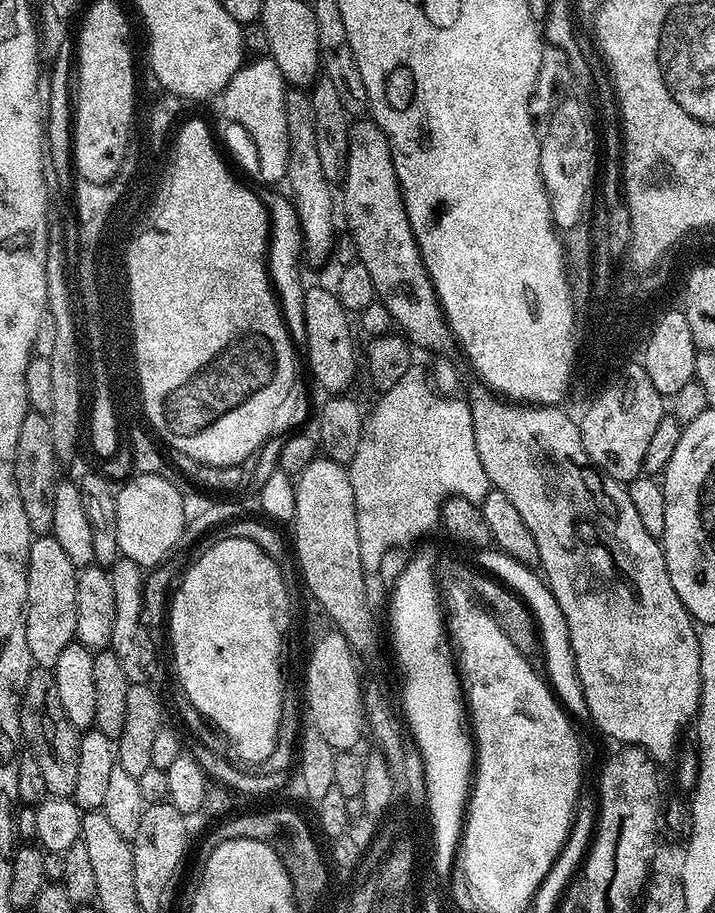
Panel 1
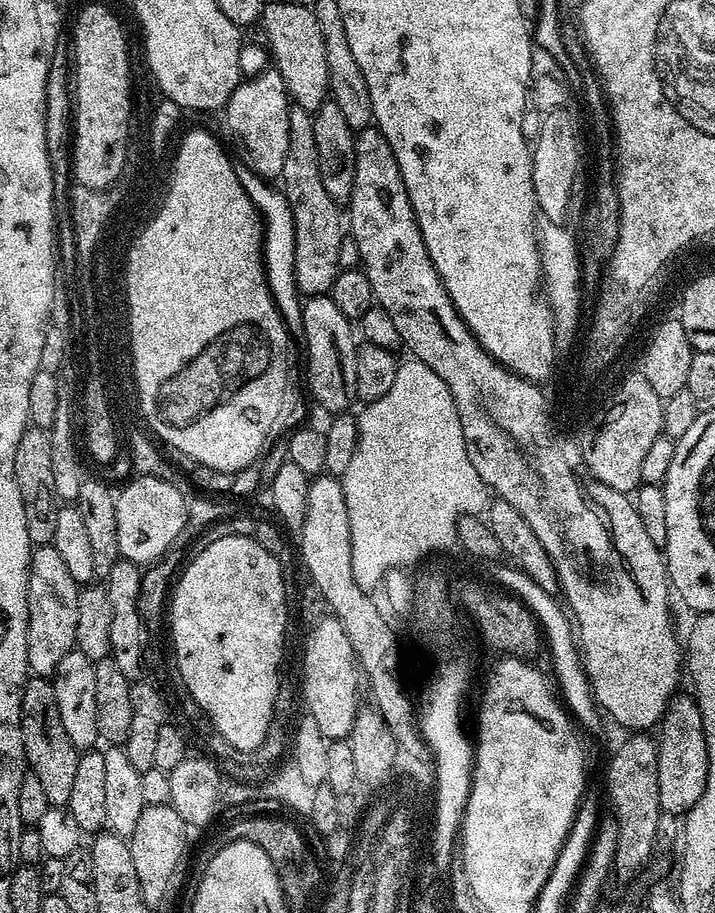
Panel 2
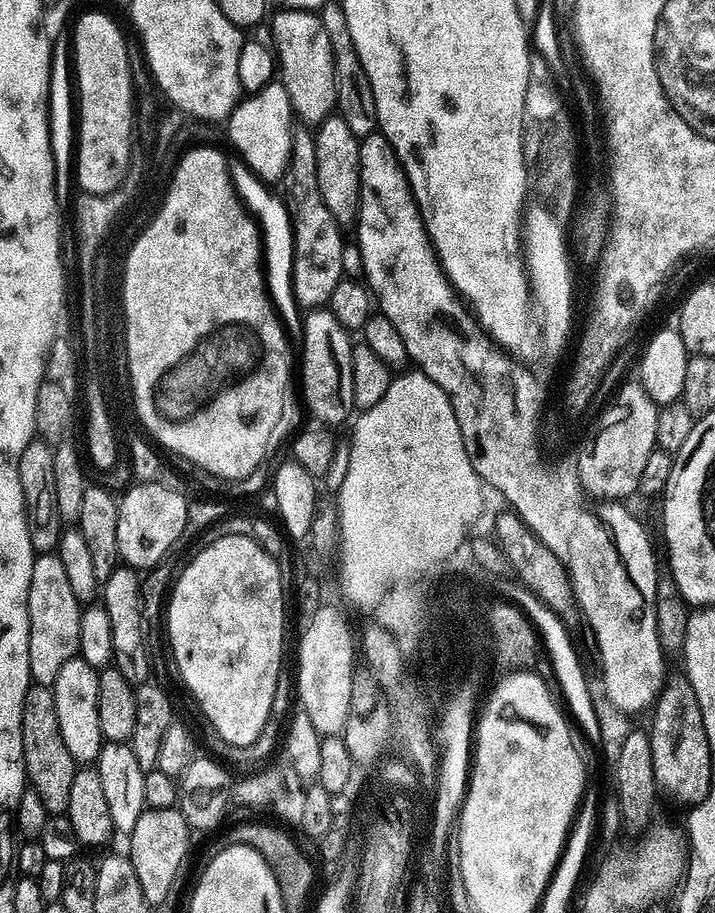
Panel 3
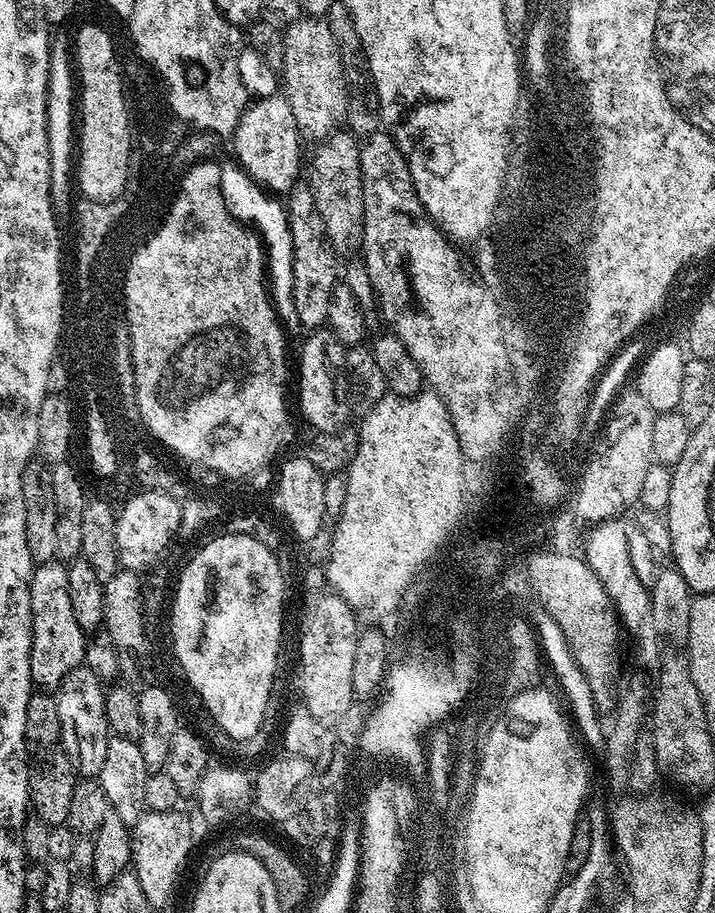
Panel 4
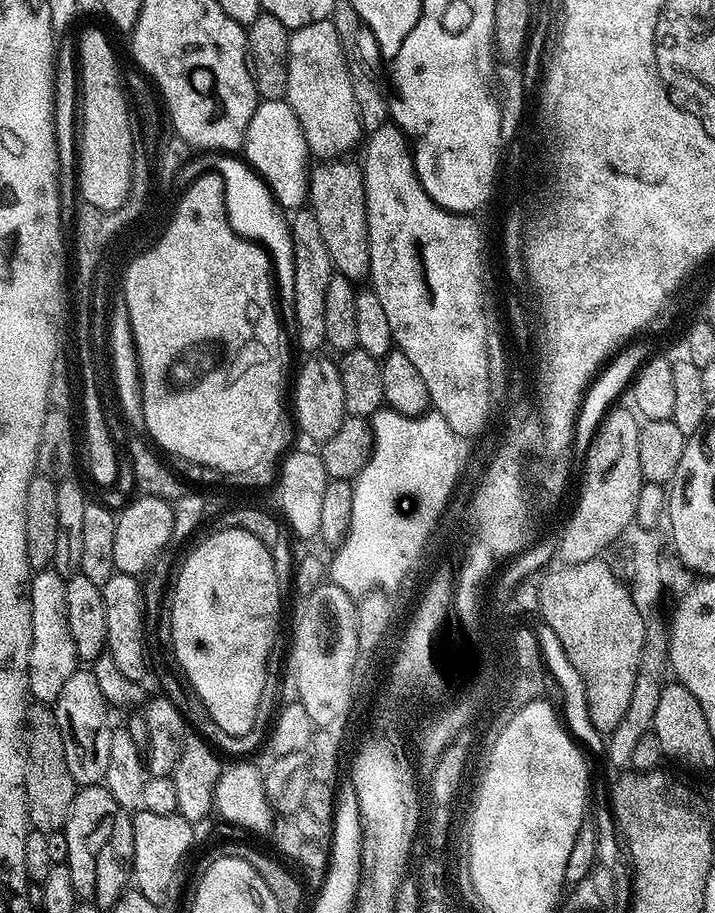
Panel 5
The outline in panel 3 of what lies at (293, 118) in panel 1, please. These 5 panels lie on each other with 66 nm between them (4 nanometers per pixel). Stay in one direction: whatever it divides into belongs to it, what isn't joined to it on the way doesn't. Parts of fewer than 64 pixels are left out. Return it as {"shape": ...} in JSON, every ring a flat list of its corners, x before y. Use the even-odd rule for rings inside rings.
{"shape":[[297,127,292,133,288,168,284,171,282,199,292,223,294,238,292,293,297,305,304,310,323,309,330,294,334,294,334,286,338,286,338,282,346,276,344,240,340,237,342,228,330,210,326,210,326,202,322,202,322,190,318,190,317,164,315,135,307,127]]}

